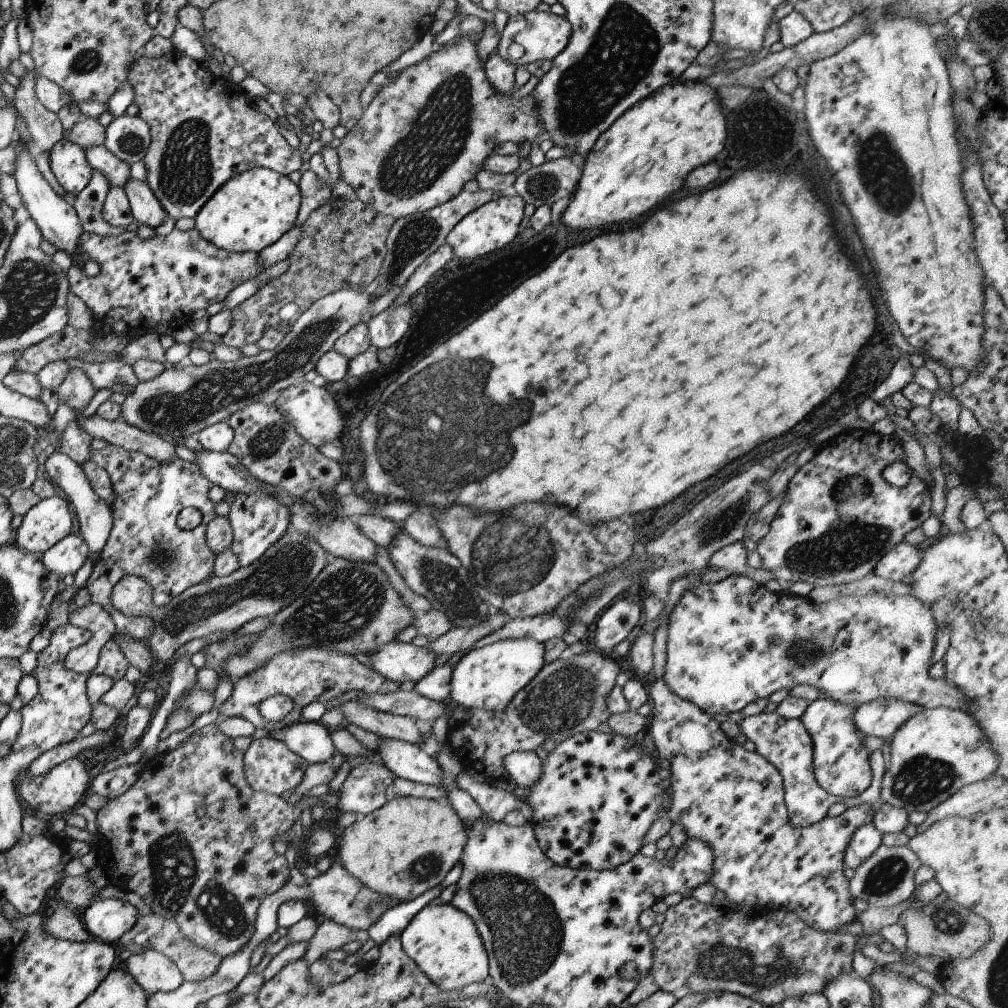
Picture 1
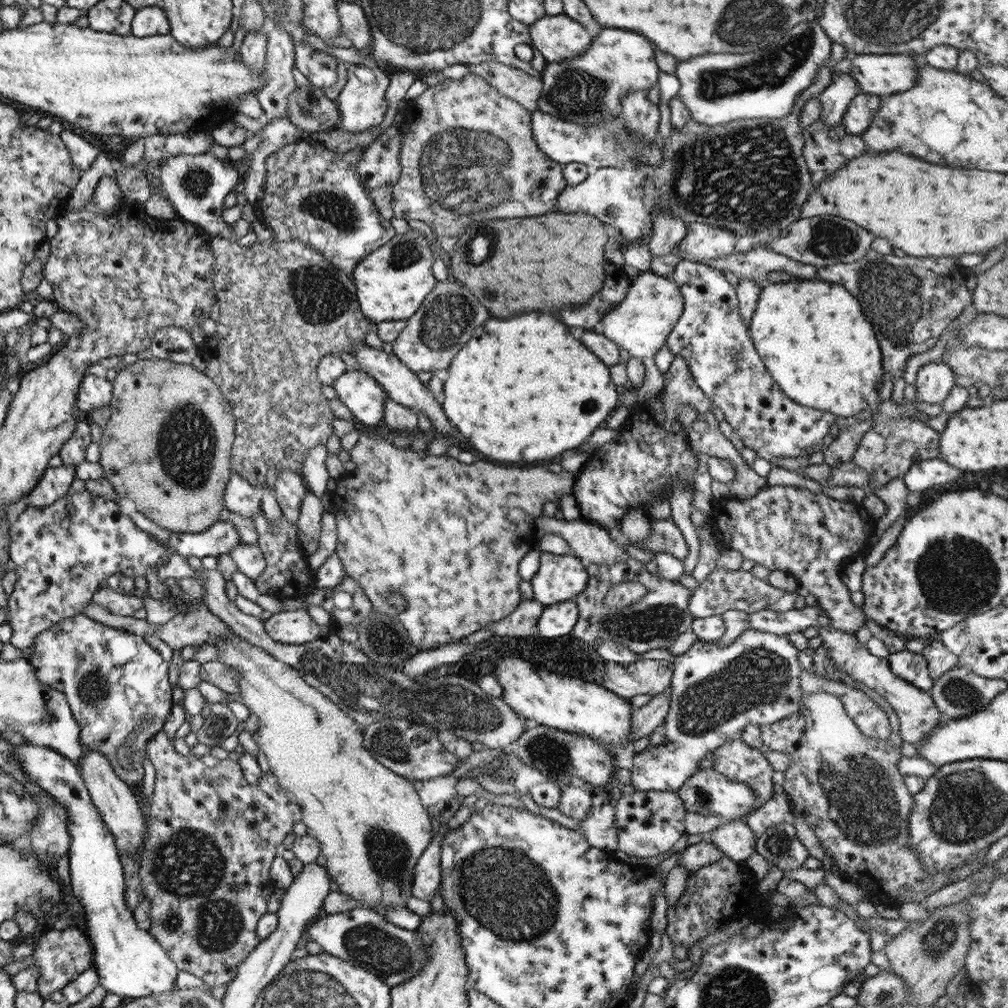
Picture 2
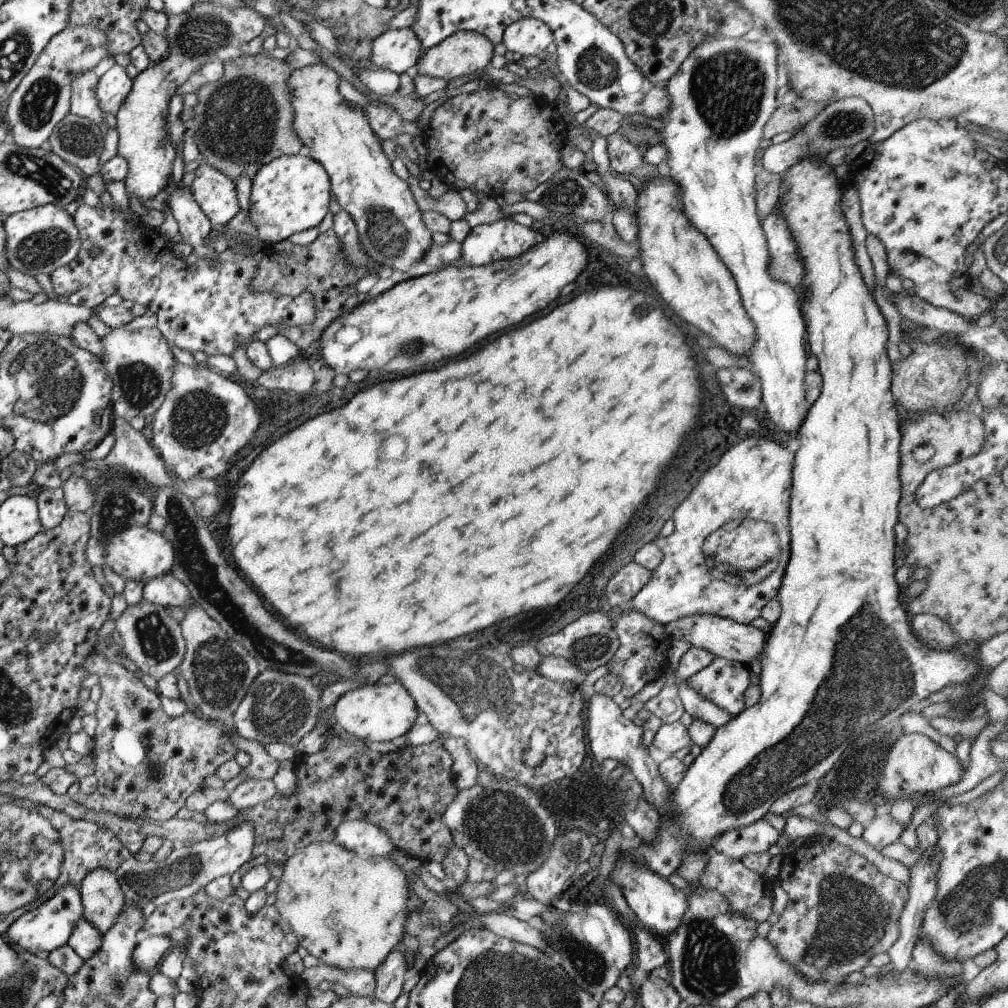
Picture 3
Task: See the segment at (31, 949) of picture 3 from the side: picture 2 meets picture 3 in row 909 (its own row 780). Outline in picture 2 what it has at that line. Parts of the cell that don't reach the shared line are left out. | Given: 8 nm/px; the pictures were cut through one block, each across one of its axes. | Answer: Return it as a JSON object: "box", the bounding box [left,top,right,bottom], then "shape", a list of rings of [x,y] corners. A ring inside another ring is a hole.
{"box":[13,741,179,1000],"shape":[[[26,741],[23,744],[13,746],[13,757],[17,759],[17,763],[21,765],[23,773],[27,775],[29,780],[33,780],[45,793],[59,802],[62,808],[66,809],[68,815],[67,831],[71,838],[68,851],[71,892],[81,904],[83,914],[85,914],[84,921],[80,926],[92,947],[94,957],[91,967],[96,970],[98,987],[103,987],[108,993],[117,994],[124,1000],[147,995],[164,995],[167,992],[178,990],[179,988],[175,985],[175,978],[178,974],[175,963],[146,930],[138,926],[132,911],[125,906],[124,879],[119,853],[115,849],[114,839],[91,803],[80,773],[77,773],[77,767],[55,750],[45,746],[33,746]]]}

